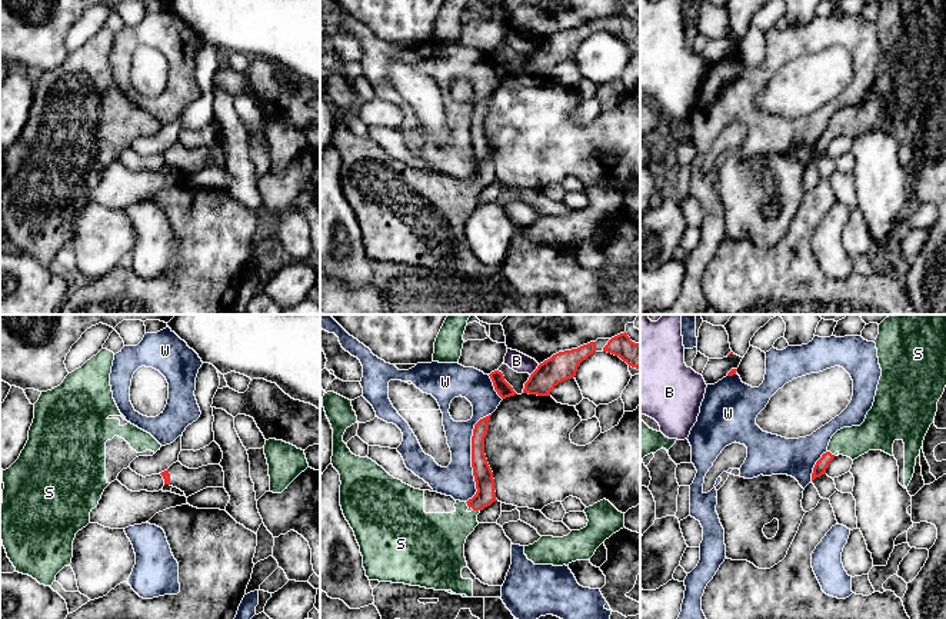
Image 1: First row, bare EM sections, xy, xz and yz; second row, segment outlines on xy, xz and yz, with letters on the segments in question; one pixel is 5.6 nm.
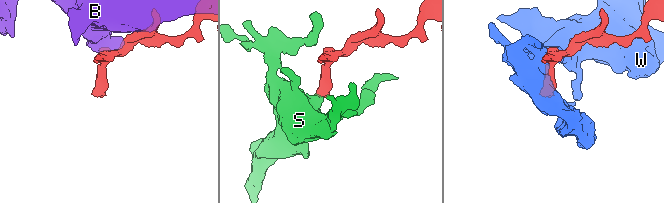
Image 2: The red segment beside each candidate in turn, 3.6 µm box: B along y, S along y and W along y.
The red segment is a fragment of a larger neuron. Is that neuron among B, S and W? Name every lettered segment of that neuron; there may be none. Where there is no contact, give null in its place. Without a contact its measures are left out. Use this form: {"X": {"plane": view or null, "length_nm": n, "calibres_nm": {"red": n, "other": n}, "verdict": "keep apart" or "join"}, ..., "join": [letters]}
{"B": {"plane": "xz", "length_nm": 80, "calibres_nm": {"red": 160, "other": 110}, "verdict": "keep apart"}, "S": {"plane": "xz", "length_nm": 40, "calibres_nm": {"red": 110, "other": 260}, "verdict": "join"}, "W": {"plane": "xz", "length_nm": 500, "calibres_nm": {"red": 110, "other": 190}, "verdict": "keep apart"}, "join": ["S"]}

